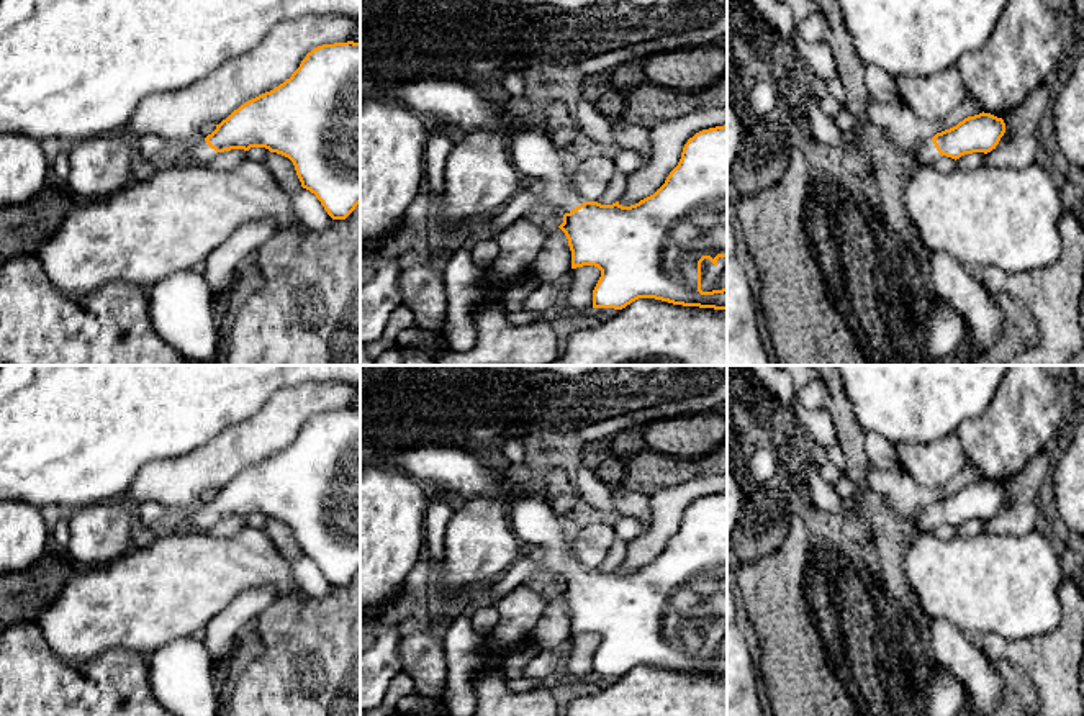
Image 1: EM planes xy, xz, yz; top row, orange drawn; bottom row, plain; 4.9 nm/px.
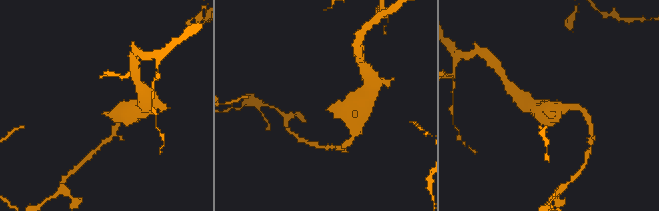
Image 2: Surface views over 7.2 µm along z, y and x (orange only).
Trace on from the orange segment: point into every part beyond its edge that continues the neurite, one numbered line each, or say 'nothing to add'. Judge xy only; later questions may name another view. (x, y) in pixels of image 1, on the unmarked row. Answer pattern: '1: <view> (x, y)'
1: xy (198, 518)

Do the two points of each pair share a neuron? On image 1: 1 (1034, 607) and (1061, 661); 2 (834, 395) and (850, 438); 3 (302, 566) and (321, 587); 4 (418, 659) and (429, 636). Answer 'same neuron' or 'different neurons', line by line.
1: different neurons
2: same neuron
3: same neuron
4: same neuron

